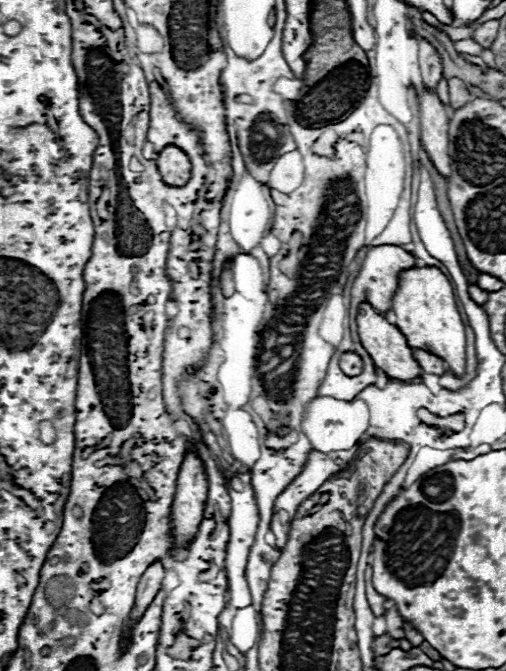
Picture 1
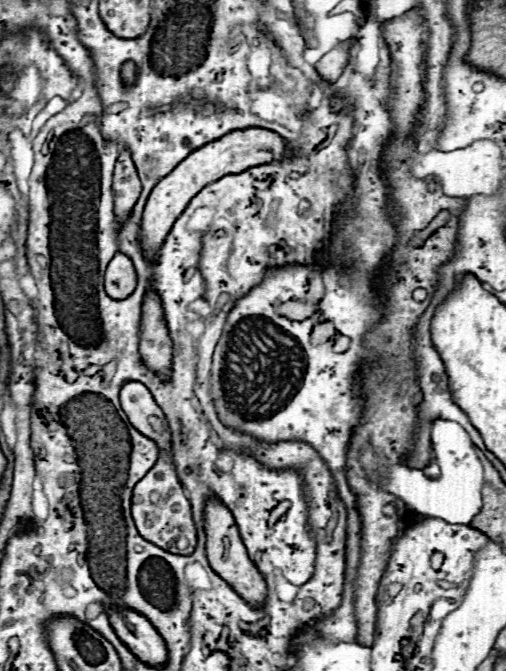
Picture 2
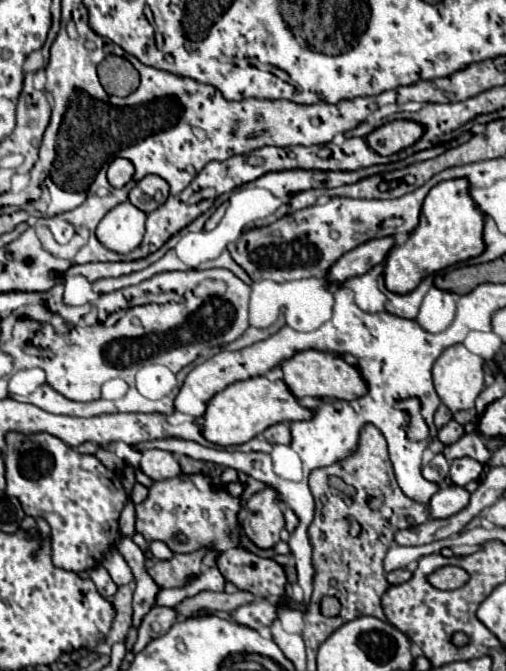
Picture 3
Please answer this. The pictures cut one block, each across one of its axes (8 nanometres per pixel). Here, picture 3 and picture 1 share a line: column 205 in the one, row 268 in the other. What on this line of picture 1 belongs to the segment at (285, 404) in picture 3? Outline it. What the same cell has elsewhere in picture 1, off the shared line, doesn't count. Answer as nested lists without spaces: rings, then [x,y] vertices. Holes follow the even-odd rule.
[[[424,266],[402,272],[398,290],[392,298],[392,310],[396,314],[396,326],[404,334],[410,348],[420,348],[436,354],[438,358],[444,360],[444,364],[456,378],[464,374],[466,370],[464,322],[456,306],[452,284],[438,268]]]

